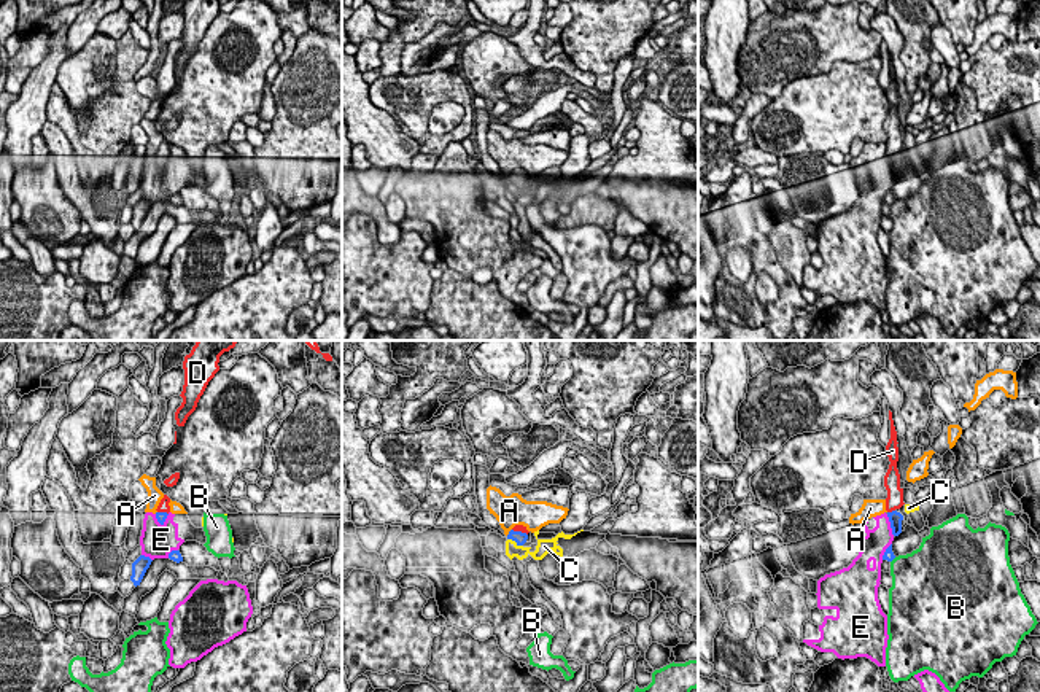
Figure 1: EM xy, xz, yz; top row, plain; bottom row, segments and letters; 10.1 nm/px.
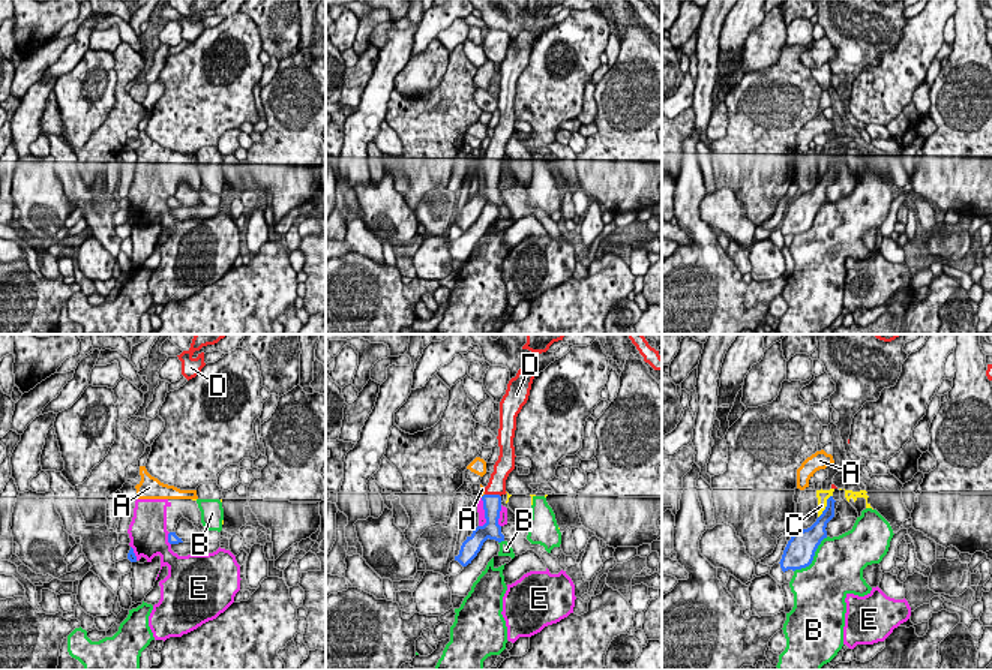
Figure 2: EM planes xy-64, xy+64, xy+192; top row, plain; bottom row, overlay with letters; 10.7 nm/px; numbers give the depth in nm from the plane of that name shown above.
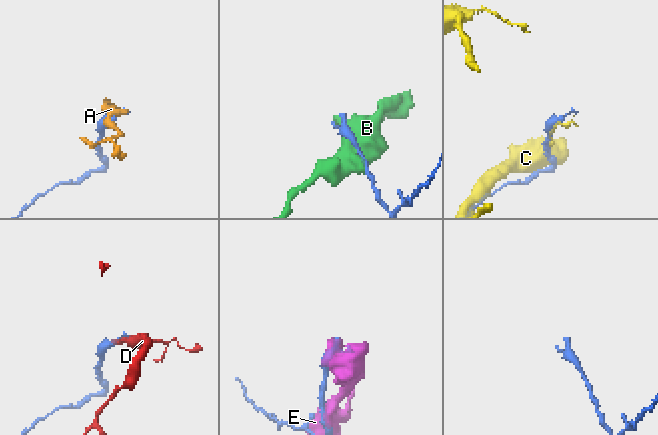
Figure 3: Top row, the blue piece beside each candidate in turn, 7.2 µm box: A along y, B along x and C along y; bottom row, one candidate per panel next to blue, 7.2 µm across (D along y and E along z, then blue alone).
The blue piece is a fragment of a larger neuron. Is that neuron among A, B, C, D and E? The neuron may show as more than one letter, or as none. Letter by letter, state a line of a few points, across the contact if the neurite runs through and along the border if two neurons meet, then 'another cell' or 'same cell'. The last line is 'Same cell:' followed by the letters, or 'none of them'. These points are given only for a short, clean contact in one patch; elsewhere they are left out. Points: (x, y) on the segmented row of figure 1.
A: line xz (511, 528), (506, 535); another cell
B: another cell
C: another cell
D: line yz (896, 517), (892, 511), (894, 500); same cell
E: another cell
Same cell: D

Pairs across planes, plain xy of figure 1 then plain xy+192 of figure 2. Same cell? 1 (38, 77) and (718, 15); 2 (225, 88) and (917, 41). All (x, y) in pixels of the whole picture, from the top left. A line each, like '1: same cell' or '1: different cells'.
1: different cells
2: same cell

